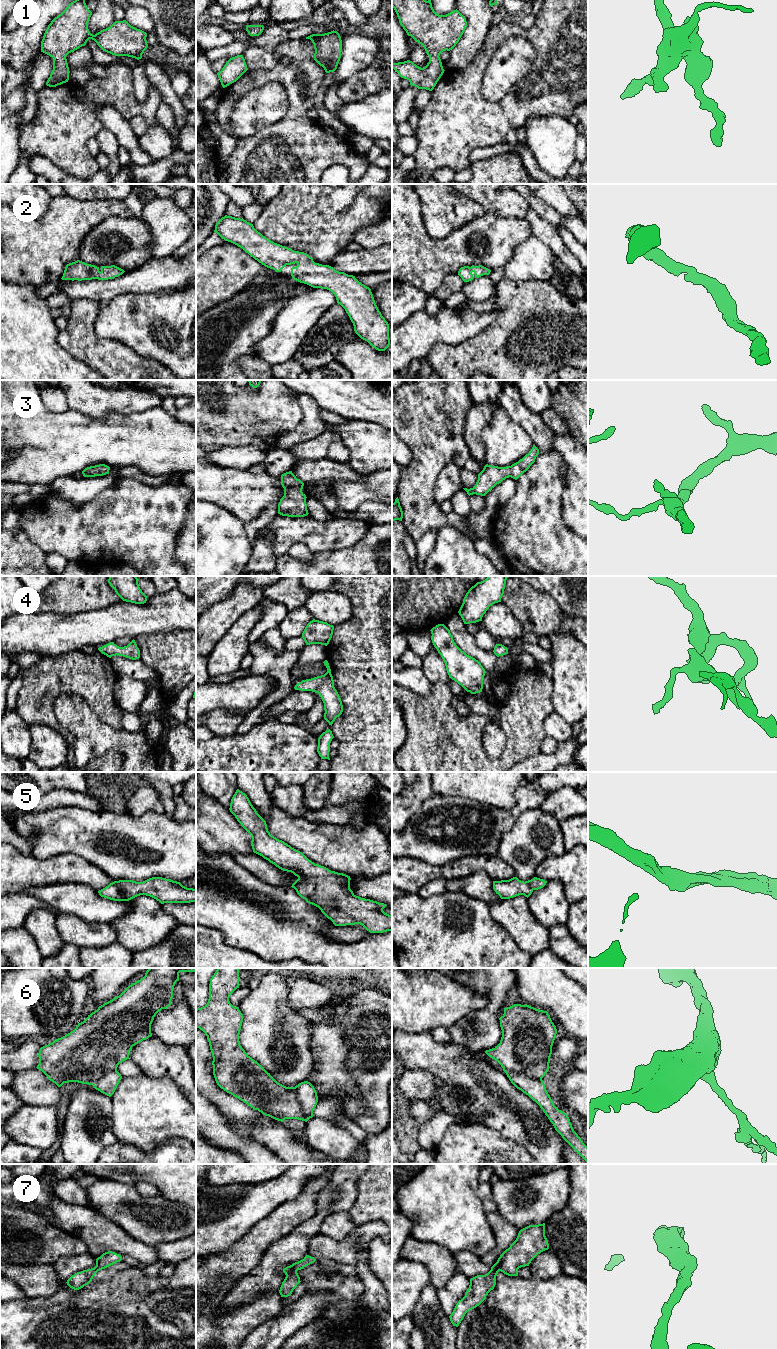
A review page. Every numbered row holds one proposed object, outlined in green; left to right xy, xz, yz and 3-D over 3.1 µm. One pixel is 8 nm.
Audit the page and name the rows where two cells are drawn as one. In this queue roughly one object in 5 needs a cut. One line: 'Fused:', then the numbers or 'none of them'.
Fused: 6

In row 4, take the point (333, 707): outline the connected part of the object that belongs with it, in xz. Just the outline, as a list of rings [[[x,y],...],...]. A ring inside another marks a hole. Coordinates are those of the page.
[[[327,660],[324,665],[327,672],[324,675],[302,680],[295,685],[295,690],[312,691],[318,693],[324,703],[324,719],[332,726],[333,722],[343,712],[341,698],[334,687],[334,680]]]

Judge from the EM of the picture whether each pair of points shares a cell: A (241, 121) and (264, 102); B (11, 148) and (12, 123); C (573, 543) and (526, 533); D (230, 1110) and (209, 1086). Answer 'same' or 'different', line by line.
A: same
B: same
C: same
D: same

